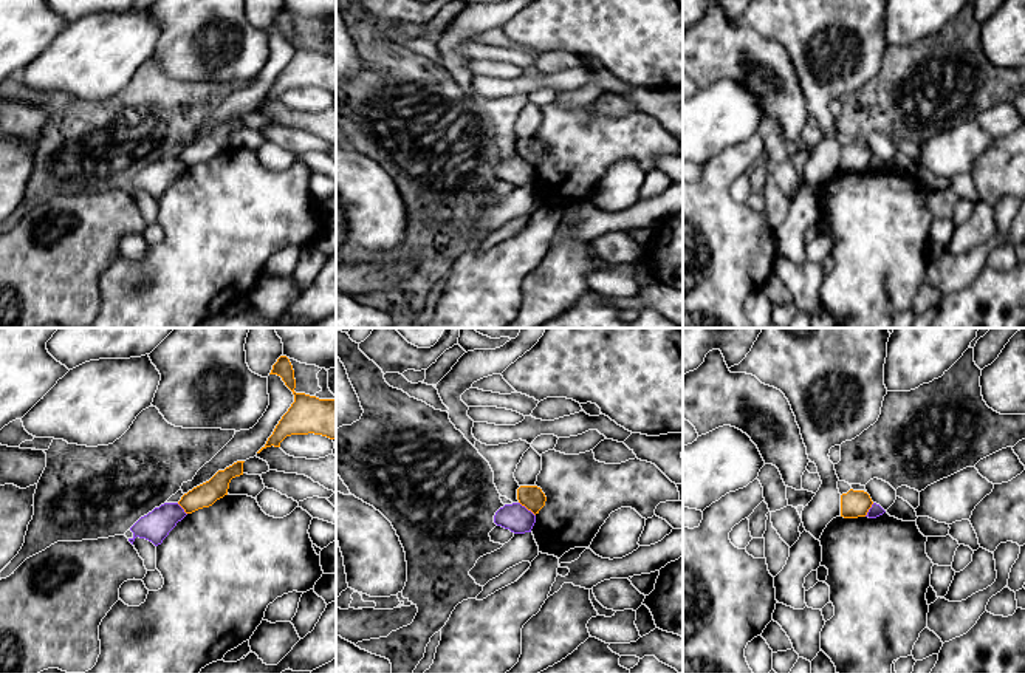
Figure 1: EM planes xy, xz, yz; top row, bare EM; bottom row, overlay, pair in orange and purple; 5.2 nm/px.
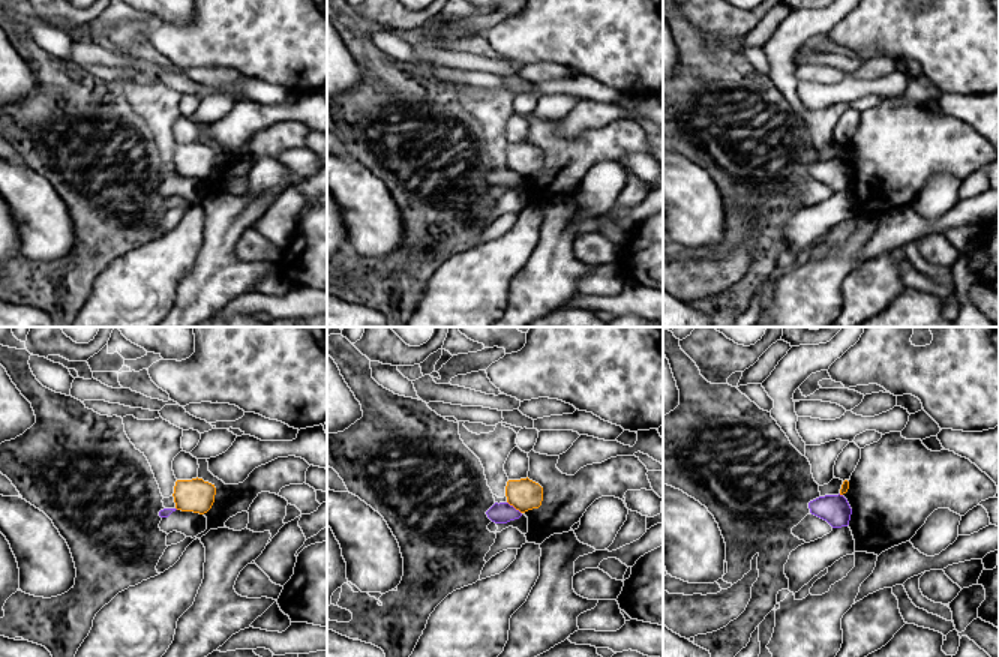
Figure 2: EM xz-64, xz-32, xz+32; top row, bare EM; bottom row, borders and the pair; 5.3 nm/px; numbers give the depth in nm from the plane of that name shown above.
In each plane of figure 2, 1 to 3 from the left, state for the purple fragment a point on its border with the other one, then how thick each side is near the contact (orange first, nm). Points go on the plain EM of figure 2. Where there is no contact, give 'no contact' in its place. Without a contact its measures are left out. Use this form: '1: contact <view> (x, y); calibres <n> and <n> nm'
1: no contact
2: contact xz-32 (515, 171); calibres 170 and 110 nm
3: no contact

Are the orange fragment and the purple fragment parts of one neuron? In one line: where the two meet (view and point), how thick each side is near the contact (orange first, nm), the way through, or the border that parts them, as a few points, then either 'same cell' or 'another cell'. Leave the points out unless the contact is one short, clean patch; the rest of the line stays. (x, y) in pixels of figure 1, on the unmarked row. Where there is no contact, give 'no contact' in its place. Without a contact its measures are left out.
contact xz (527, 161); calibres 120 and 150 nm; border xz (519, 155), (534, 169); another cell

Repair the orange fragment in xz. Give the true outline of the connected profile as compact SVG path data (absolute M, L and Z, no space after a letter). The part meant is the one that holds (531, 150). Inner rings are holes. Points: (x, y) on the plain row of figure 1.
M520 139L517 142L517 153L536 169L545 159L547 150L537 139Z

